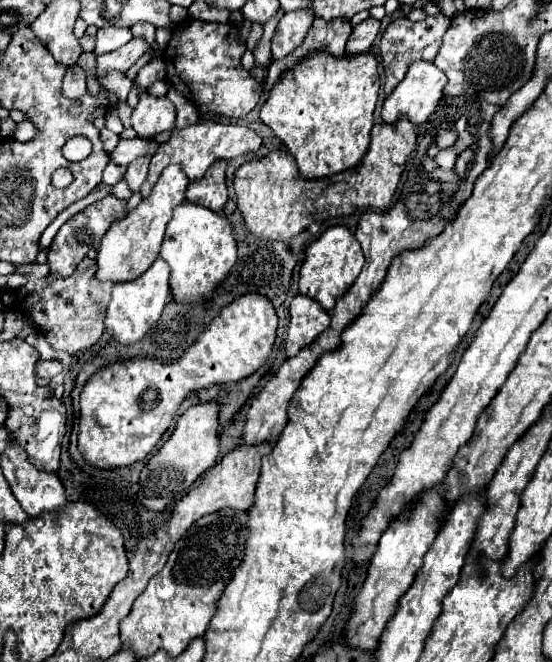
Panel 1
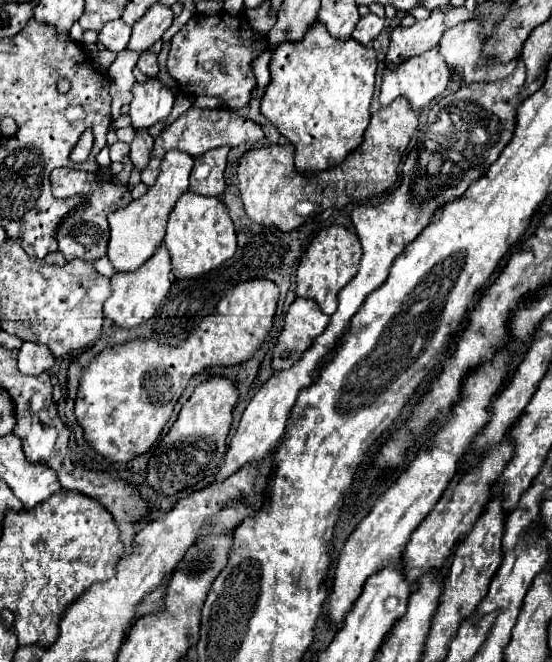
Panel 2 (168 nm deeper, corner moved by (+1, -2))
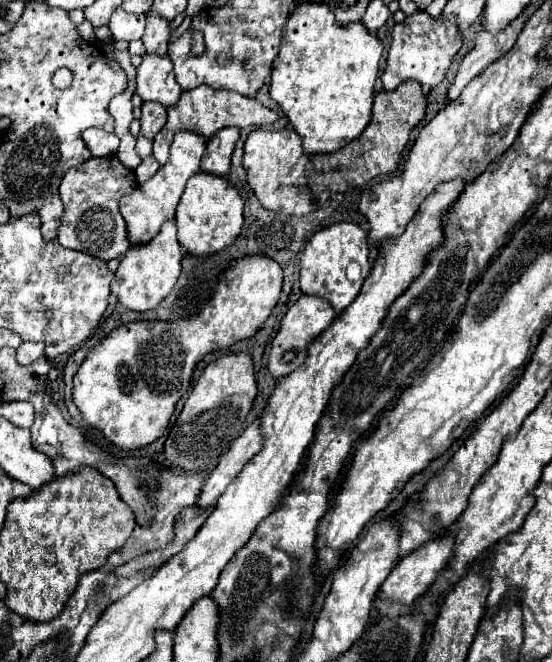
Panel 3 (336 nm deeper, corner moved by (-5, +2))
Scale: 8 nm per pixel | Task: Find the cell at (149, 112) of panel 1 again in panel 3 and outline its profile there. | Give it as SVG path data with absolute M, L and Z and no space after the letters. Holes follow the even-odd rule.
M143 55L143 63L137 67L137 95L143 101L157 101L165 107L175 107L183 89L179 87L179 83L175 81L175 73L173 73L173 65L171 59L167 55L159 57L159 55Z

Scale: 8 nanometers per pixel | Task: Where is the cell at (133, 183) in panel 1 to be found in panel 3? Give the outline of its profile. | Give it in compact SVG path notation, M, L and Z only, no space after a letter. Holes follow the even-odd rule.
M143 103L141 105L141 135L147 139L155 139L155 135L163 129L165 121L167 121L167 111L163 109L163 105L157 103Z

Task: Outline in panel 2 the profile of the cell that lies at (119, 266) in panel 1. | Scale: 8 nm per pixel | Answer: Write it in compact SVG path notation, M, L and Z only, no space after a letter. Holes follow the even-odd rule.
M171 149L163 161L157 181L147 189L145 195L131 201L127 207L117 209L109 213L109 225L111 225L111 239L109 239L109 251L107 257L113 263L115 271L133 271L139 269L163 243L165 237L165 225L167 217L177 203L177 199L187 191L189 187L189 173L193 169L193 157L189 153L183 153L179 149Z

